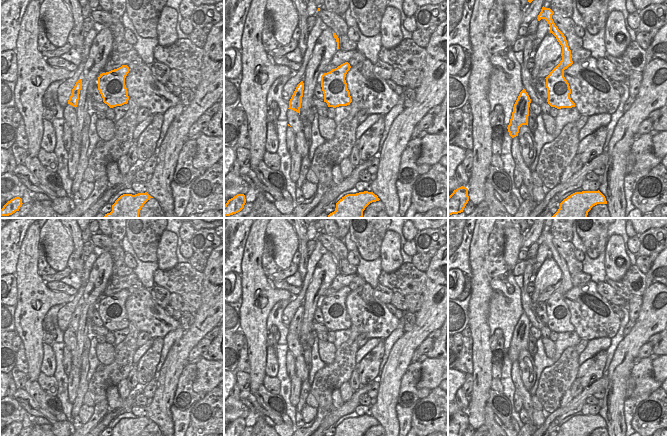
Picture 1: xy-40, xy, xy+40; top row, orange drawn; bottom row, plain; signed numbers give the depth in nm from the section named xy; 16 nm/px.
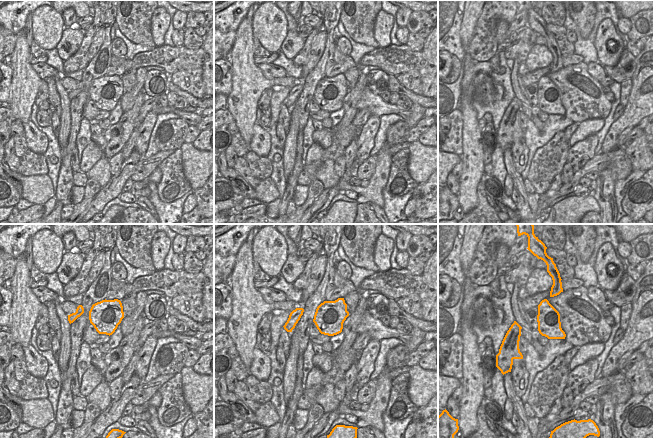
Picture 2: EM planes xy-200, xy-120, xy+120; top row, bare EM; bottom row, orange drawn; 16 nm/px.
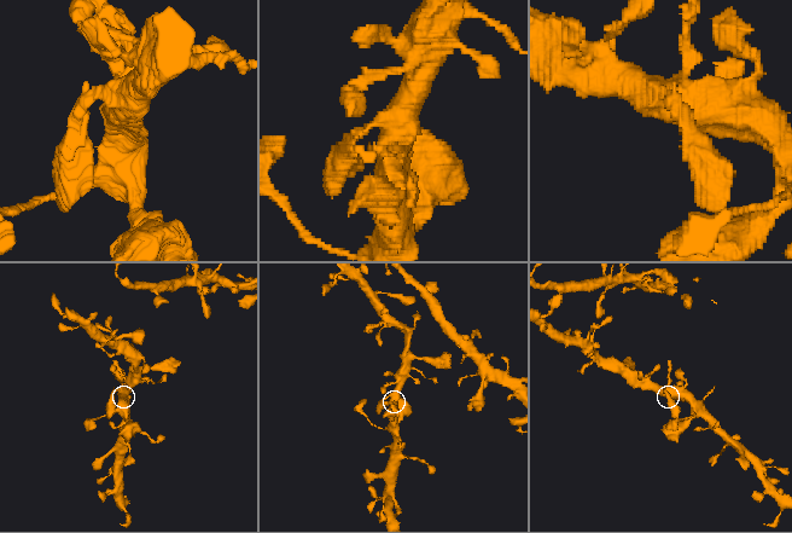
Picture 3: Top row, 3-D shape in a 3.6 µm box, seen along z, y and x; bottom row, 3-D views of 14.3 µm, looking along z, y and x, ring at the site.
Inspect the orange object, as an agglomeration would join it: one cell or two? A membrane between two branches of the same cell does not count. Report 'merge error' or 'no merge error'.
no merge error

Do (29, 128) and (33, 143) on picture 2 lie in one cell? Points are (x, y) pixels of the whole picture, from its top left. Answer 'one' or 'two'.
one

